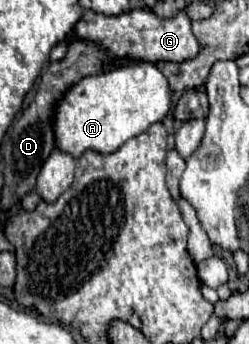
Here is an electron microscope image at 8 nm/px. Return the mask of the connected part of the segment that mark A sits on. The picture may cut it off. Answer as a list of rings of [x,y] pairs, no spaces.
[[[133,62],[127,66],[113,68],[99,76],[83,78],[79,86],[73,86],[67,92],[67,98],[59,102],[59,114],[55,114],[55,142],[59,142],[57,146],[59,150],[65,150],[75,158],[79,158],[83,150],[99,150],[101,154],[111,154],[129,138],[143,134],[151,124],[163,122],[171,110],[173,110],[173,92],[161,70],[151,62]]]

